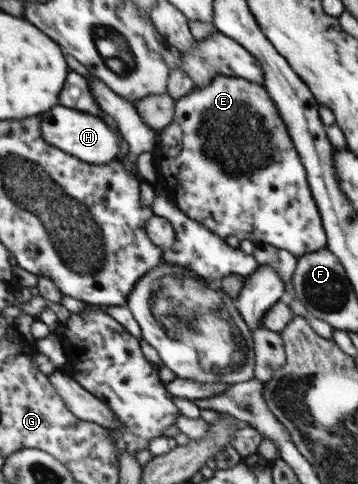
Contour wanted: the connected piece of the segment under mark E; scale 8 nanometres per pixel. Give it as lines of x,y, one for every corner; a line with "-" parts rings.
218,75
204,88
194,88
182,98
175,99
175,113
172,122
159,131
161,140
154,153
155,167
158,172
158,181
172,194
182,213
186,213
191,220
206,226
210,232
222,239
236,236
239,241
243,239
256,242
256,244
268,244
282,250
288,250
297,258
320,249
327,249
327,237
323,228
320,213
311,193
305,166
300,160
298,151
287,131
285,122
279,114
275,102
270,98
264,85
250,82
244,78

